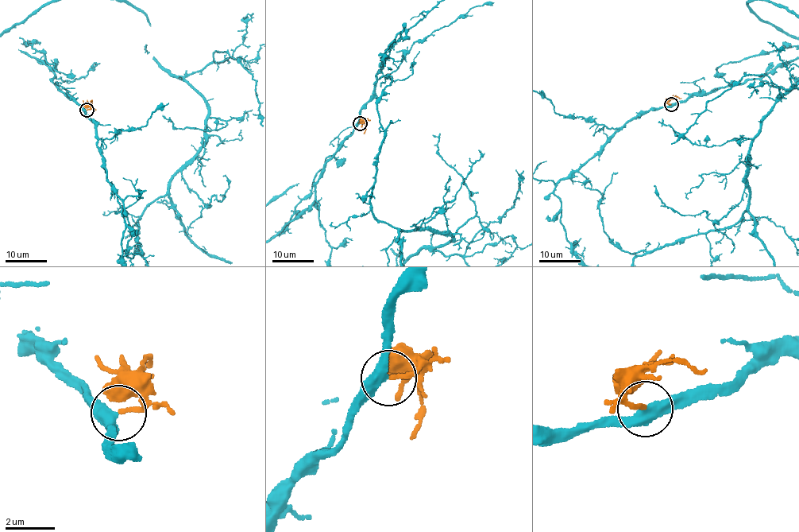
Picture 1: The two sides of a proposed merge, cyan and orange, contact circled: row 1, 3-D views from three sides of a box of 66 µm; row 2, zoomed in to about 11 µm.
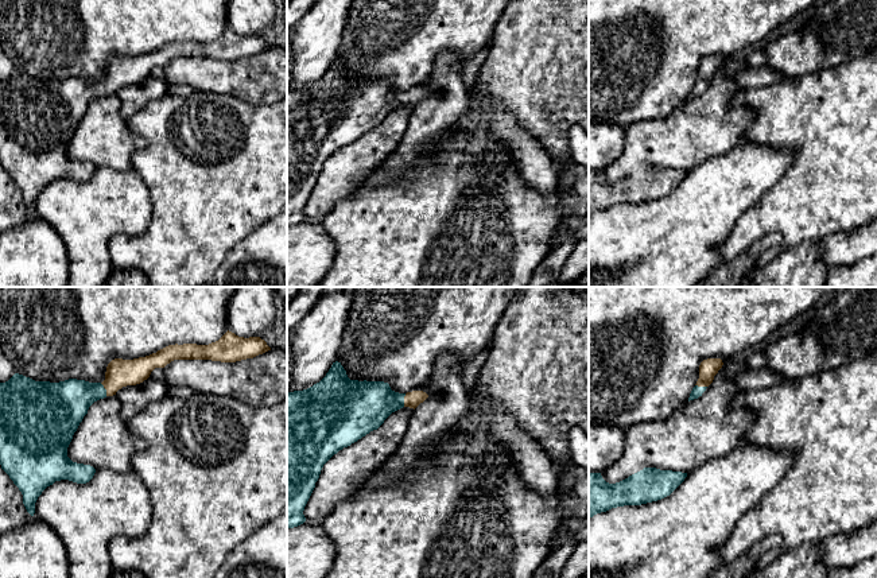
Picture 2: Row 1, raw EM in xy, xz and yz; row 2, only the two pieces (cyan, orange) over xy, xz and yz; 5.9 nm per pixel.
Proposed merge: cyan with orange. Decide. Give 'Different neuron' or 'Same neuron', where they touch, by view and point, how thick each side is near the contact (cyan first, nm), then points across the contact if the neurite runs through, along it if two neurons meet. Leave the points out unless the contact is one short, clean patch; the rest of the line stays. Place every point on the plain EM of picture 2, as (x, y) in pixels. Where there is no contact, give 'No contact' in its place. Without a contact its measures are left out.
Same neuron. Touches cyan at xy (105, 88). Thickness 260 nm (cyan) against 160 nm. Path across: xy (66, 101), (74, 94), (105, 88), (120, 70)

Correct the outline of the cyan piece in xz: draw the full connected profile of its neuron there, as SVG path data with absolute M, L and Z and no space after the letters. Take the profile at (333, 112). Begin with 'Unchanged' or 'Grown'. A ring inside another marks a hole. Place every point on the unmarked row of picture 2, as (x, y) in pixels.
Grown. M338 59L319 81L287 90L287 226L306 220L304 205L323 163L334 152L377 128L392 110L403 105L415 108L427 96L423 89L395 90L384 79L350 78Z

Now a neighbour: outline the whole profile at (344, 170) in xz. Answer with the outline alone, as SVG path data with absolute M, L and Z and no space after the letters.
M403 105L392 110L377 128L370 129L357 140L344 146L323 163L303 209L306 218L322 220L333 210L339 199L348 197L360 182L368 179L373 171L388 159L400 144L412 110L414 106L410 105Z

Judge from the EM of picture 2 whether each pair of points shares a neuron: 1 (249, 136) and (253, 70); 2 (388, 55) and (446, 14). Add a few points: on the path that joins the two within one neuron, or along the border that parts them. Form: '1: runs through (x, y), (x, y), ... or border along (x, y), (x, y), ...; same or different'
1: border along (222, 93), (255, 104), (272, 104); different
2: runs through (403, 45), (431, 18); same

